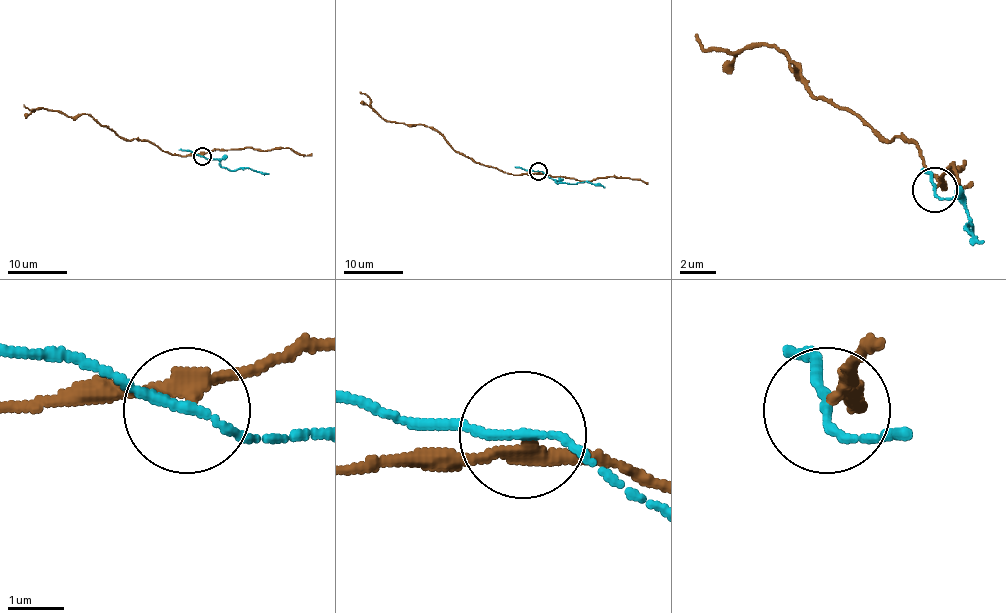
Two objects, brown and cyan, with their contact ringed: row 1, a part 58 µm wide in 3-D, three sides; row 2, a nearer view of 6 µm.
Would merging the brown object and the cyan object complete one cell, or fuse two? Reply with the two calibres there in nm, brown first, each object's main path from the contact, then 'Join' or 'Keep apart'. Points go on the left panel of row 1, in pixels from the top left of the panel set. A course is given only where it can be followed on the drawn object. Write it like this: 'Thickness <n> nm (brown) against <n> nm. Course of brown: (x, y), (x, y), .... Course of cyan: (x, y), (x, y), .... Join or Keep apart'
Thickness 240 nm (brown) against 140 nm. Course of brown: (201, 156), (173, 154), (148, 141), (123, 140), (87, 114), (68, 117), (48, 110), (31, 110), (23, 104). Course of cyan: (201, 156), (216, 159), (231, 171), (250, 168), (268, 174). Keep apart

